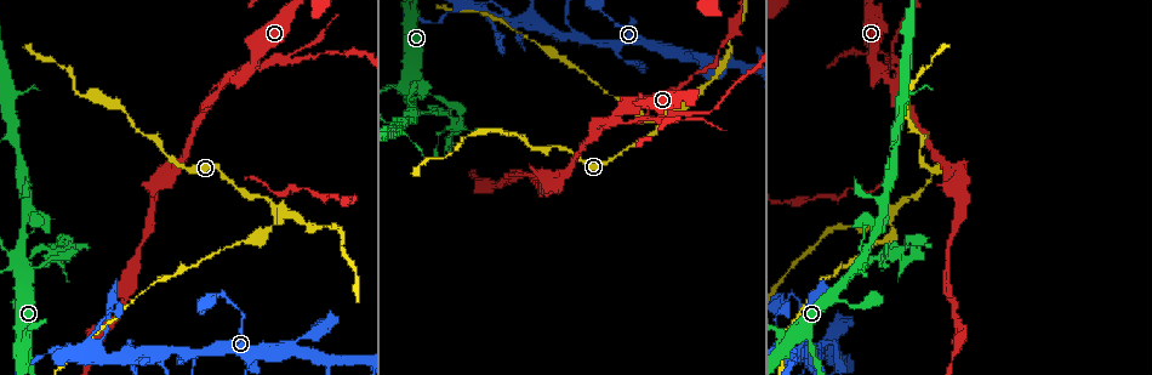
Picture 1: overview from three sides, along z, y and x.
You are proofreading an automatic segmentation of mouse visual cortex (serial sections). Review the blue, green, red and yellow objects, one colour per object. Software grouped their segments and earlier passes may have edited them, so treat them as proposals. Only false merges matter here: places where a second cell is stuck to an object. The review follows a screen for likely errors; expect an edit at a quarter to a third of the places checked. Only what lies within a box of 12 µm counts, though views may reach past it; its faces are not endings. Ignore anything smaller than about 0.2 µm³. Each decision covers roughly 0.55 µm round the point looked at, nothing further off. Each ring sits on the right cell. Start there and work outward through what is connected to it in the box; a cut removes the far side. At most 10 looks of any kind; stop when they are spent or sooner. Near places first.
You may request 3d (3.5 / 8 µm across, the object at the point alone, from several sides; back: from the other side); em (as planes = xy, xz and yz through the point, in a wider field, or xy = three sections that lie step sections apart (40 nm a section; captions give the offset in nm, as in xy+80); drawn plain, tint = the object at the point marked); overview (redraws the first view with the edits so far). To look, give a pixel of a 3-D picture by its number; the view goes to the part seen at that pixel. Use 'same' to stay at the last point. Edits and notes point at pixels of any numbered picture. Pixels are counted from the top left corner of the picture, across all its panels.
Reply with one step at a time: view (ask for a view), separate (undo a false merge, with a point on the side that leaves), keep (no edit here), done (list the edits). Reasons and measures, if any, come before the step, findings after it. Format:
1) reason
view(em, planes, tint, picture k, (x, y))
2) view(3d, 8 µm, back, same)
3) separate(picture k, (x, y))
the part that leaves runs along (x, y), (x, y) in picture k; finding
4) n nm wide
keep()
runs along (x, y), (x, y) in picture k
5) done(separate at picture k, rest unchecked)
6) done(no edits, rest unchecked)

abrupt turn
view(3d, 8 µm, picture 1, (785, 337))

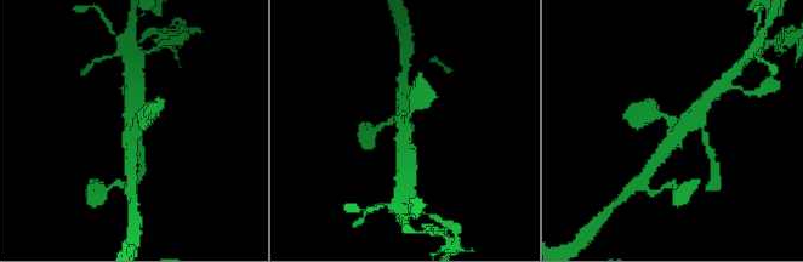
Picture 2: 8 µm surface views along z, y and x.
4 arms; arms of 200, 200, 400, 400 nm; shape alone is not enough
view(em, xy, step 1, tint, picture 2, (135, 122))

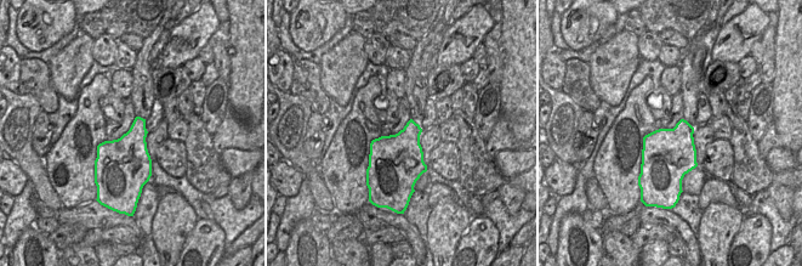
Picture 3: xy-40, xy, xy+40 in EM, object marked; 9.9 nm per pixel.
keep()
runs along (410, 154), (403, 135), (411, 109), (422, 107) in picture 2; one cell here

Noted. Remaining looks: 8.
narrows sharply
view(3d, 3.5 µm, picture 1, (290, 345))

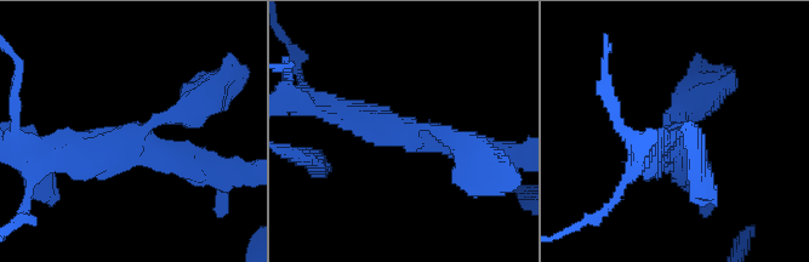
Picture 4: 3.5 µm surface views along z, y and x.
view(em, planes, tint, picture 4, (407, 131))

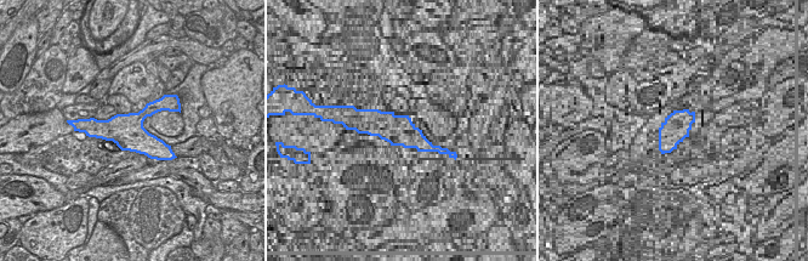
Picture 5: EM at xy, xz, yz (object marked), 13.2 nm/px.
keep()
runs along (334, 108), (478, 152) in picture 4; continuous, no second cell

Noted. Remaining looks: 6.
view(3d, 3.5 µm, picture 1, (278, 214))

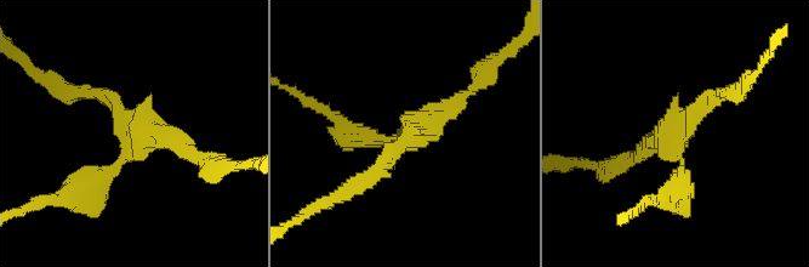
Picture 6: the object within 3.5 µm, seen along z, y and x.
3 arms; arms of 150, 200, 200 nm
view(em, xy, step 3, tint, picture 6, (682, 131))

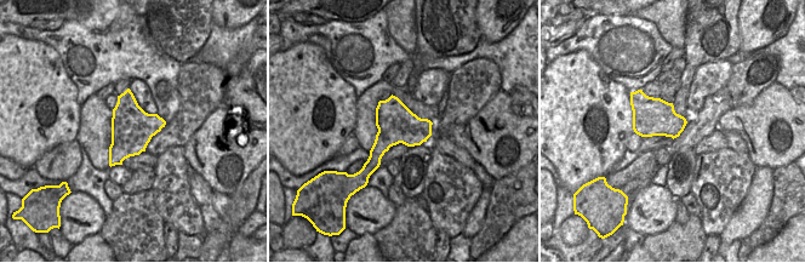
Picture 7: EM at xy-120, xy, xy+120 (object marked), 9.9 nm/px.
separate(picture 6, (353, 129))
the part that leaves runs along (389, 137), (352, 137), (303, 97) in picture 6; a second cell is stuck on

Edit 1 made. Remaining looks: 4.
see it whole again
view(overview)

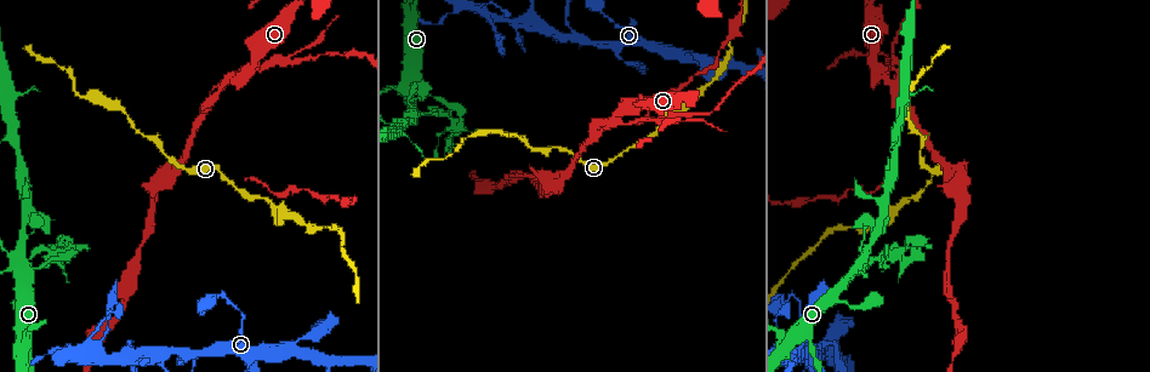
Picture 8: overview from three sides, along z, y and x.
four or more arms meet
view(3d, 3.5 µm, picture 8, (584, 41))

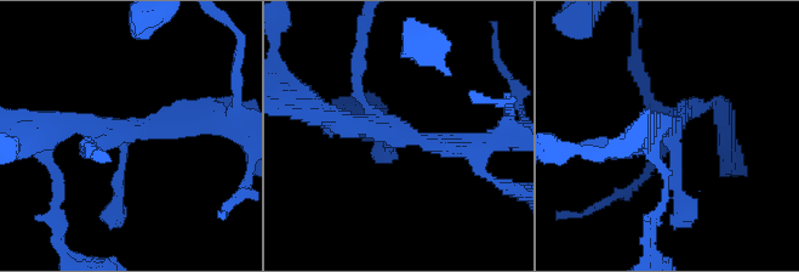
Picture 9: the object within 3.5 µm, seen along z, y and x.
4 arms; arms of 150, 150, 250, 250 nm; need the tissue
view(em, xy, step 5, tint, picture 9, (124, 133))

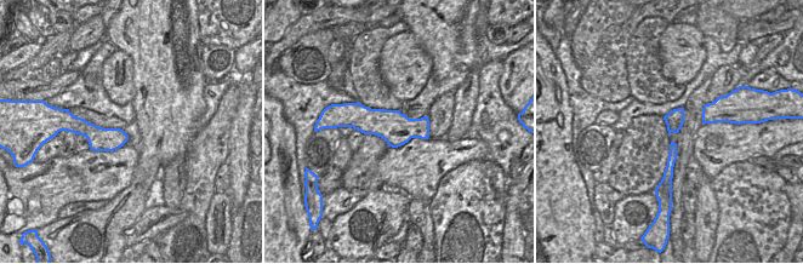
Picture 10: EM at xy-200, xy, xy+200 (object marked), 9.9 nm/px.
keep()
runs along (469, 149), (343, 124), (320, 112) in picture 9; all the same cell

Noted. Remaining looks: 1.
done(separate at picture 6, rest unchecked)

